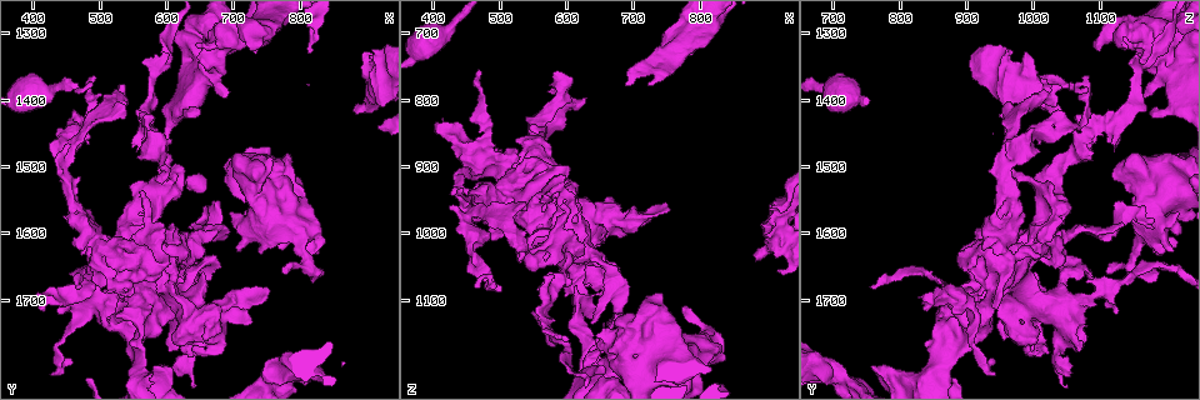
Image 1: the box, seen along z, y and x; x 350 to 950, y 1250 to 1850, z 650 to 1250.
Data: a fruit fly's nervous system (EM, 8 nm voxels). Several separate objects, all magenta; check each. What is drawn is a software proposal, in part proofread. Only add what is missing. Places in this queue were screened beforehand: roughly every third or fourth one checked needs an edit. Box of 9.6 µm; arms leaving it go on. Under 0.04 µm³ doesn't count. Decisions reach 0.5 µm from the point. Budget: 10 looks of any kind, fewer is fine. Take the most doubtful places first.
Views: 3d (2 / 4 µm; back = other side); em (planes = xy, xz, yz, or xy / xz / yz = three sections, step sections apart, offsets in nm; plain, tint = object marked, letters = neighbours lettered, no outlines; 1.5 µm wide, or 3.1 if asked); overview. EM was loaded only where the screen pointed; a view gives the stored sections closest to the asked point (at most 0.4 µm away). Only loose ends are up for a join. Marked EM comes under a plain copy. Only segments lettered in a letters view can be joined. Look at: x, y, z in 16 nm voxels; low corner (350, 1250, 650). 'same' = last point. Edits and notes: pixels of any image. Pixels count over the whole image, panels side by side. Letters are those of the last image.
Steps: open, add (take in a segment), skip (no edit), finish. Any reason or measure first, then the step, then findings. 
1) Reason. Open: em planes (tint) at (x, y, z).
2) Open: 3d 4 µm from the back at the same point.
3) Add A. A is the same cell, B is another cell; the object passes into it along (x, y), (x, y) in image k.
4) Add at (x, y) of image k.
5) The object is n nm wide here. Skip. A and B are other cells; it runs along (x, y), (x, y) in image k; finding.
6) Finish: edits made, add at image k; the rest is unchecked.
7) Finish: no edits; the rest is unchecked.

Branch stops here. Open: 3d 2 µm at (710, 1625, 1205).

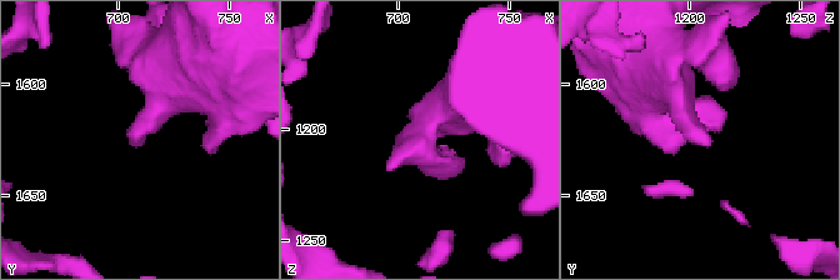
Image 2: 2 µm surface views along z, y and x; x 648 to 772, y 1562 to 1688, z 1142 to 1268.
Open: em planes (letters) at (712, 1627, 1209).

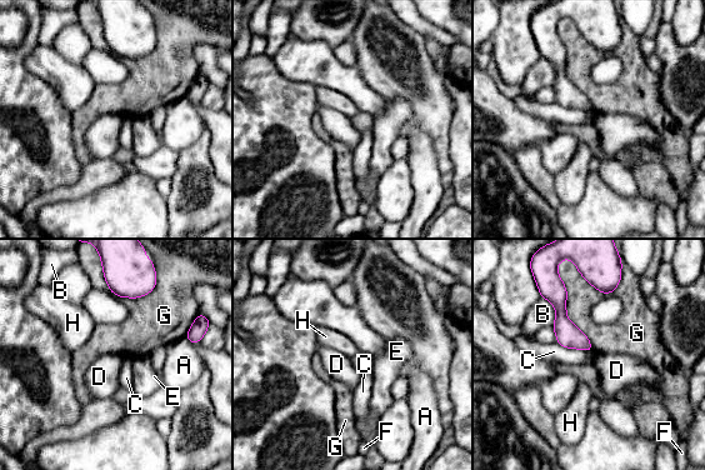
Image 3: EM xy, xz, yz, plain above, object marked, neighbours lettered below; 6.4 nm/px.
Skip. A, B, C, D, E, F, G and H are other cells; it runs along (554, 295), (561, 323), (588, 348) in image 3; no lettered segment goes on from it.

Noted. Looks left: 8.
Stops while still wide. Open: 3d 4 µm at (880, 1410, 1040).

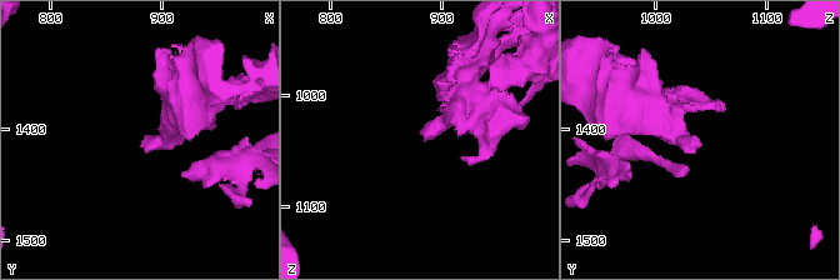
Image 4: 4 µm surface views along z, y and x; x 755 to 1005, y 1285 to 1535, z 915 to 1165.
Open: em yz step 4 (tint) at (882, 1414, 1044).

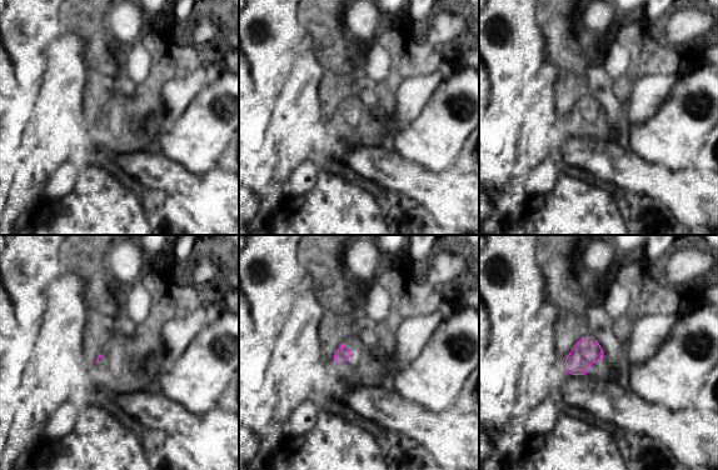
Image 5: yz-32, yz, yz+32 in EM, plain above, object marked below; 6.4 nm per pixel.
Open: em planes (letters) at the same point.

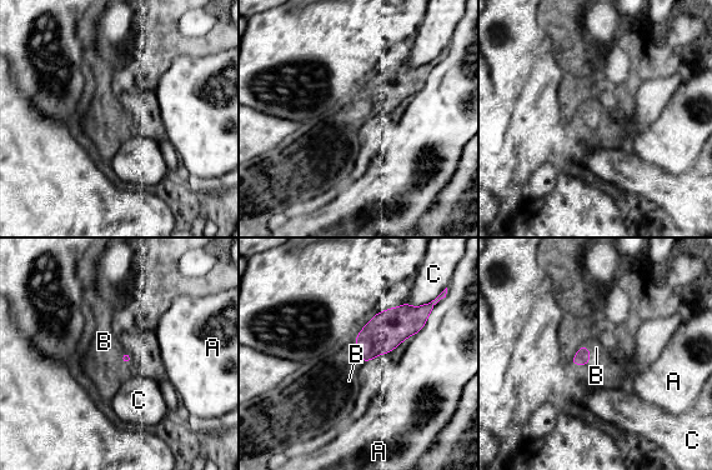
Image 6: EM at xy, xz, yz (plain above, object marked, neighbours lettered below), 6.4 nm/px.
Add B. B is the same cell, A and C are other cells; the object passes into it along (582, 356), (590, 351), (596, 348) in image 6; it goes on there.

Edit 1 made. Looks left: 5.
Redraw. Open: overview.

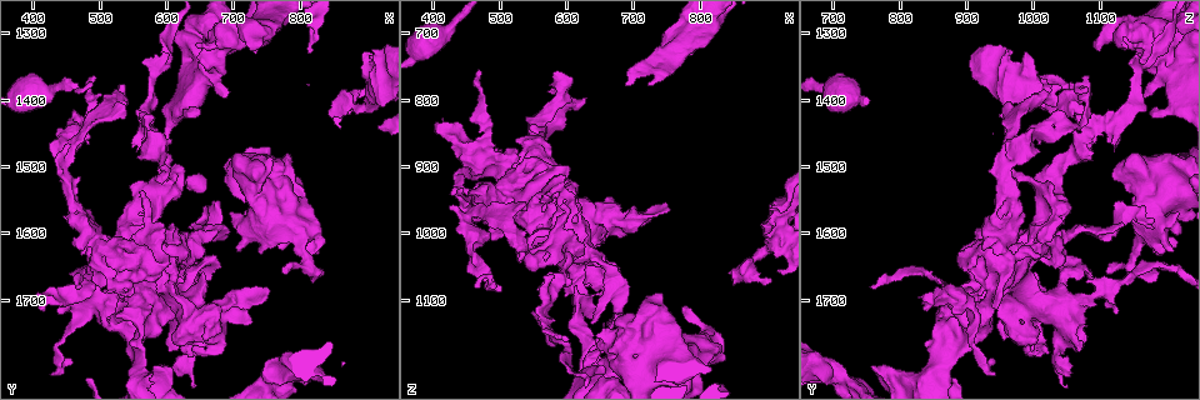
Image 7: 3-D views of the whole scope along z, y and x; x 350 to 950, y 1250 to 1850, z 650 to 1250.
Tapers out. Open: em planes (letters) at (540, 1420, 960).

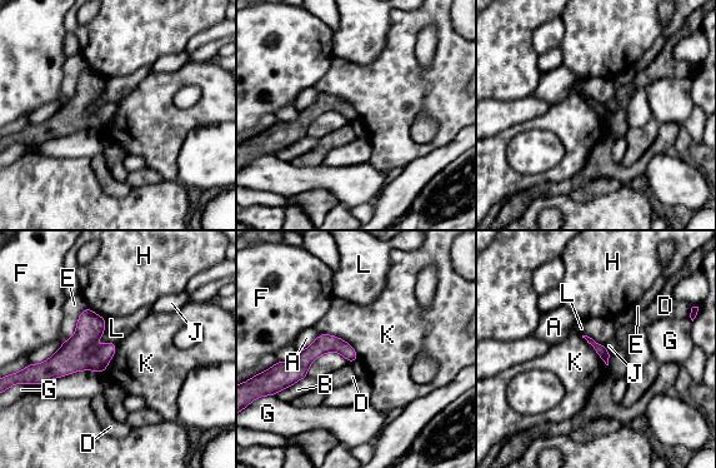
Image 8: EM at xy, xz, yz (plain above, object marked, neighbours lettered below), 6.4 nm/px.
Skip. A, B, D, E, F, G, H, J, K and L are other cells; a border runs along (320, 333), (344, 339), (358, 358) in image 8; no lettered segment goes on from it.

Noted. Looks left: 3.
Branch stops here. Open: 3d 4 µm at (775, 1660, 1110).

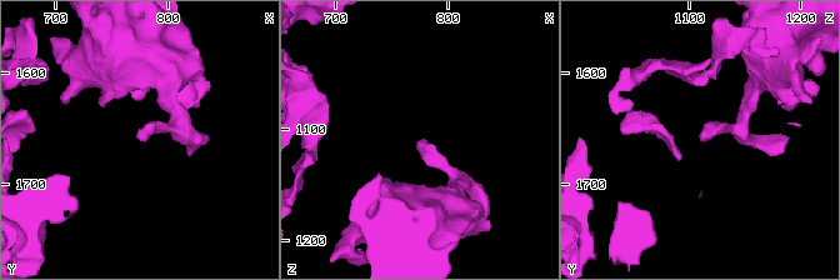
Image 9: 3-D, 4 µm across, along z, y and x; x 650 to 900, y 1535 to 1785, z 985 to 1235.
Now the EM. Open: em planes (letters) at (776, 1660, 1112).

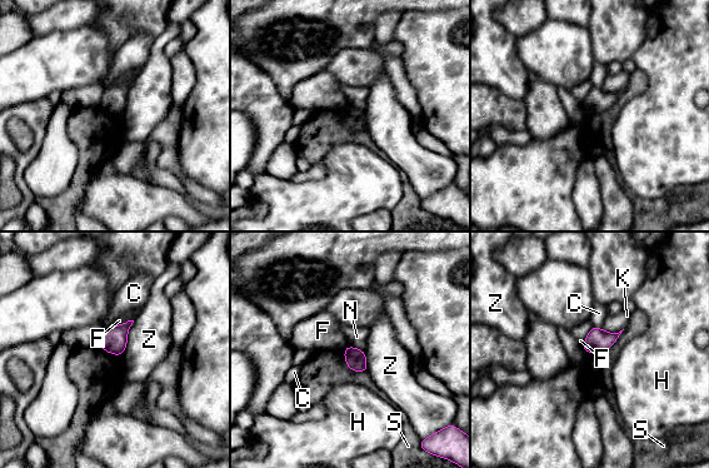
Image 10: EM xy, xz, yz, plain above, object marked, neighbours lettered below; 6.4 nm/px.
Skip. C, F, H, K, N, S and Z are other cells; none of them fits.

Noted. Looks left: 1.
Finish: edits made, add at image 6; the rest is unchecked.

